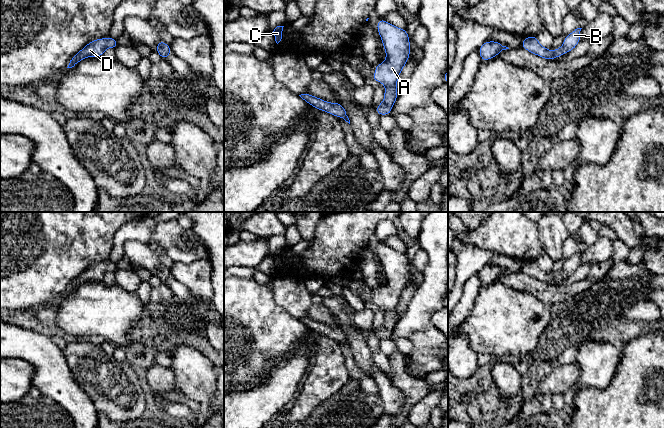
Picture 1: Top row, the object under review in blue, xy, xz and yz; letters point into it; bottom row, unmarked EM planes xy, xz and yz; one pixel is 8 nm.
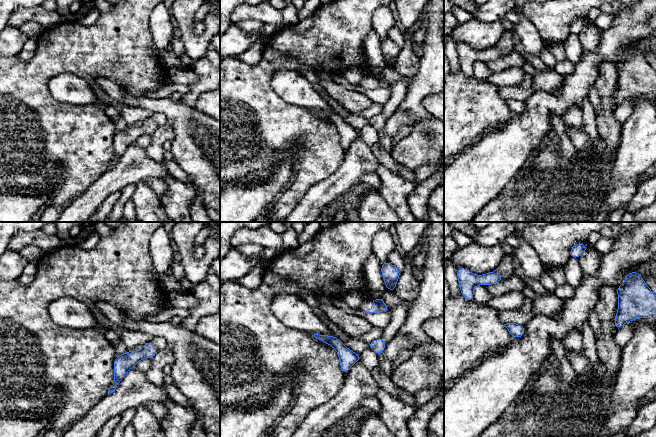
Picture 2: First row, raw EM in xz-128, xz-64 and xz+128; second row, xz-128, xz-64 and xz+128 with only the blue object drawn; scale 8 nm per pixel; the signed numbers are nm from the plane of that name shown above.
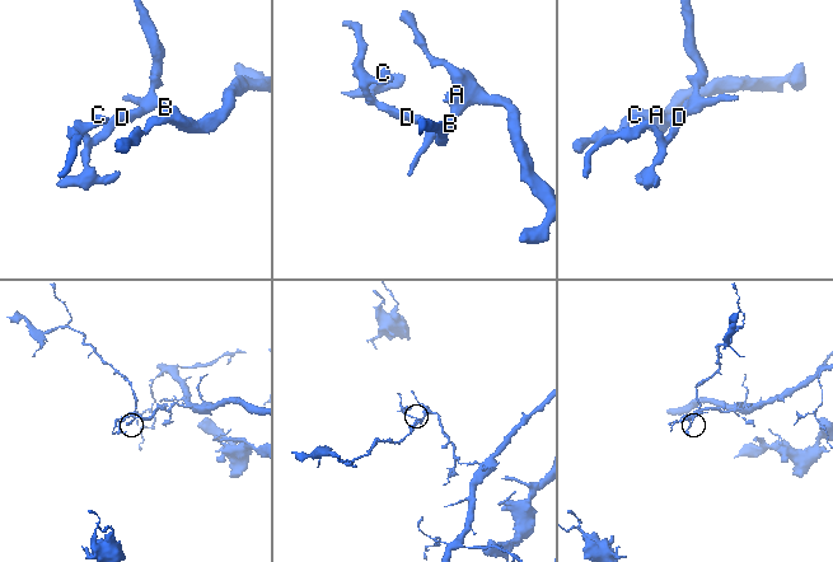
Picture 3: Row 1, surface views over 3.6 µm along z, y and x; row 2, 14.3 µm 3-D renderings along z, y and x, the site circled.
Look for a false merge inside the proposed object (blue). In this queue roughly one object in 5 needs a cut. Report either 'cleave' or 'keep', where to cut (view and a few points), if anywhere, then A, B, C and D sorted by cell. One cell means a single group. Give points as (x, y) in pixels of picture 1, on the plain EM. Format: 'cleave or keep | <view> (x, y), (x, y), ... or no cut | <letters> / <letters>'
keep | no cut | A B C D

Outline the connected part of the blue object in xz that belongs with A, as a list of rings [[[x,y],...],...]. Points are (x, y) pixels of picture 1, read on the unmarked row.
[[[383,243],[378,244],[377,255],[386,276],[385,285],[376,289],[375,298],[372,299],[372,304],[386,310],[384,324],[375,332],[381,340],[391,338],[392,330],[398,322],[397,305],[410,281],[410,264],[406,253],[395,251]]]

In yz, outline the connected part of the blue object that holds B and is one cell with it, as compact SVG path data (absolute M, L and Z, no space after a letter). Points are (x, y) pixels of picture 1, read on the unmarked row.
M577 252L567 259L563 264L563 269L556 274L548 274L544 272L538 265L537 260L525 261L521 267L521 271L539 281L546 284L553 284L567 276L572 275L581 264L580 255L582 252Z

